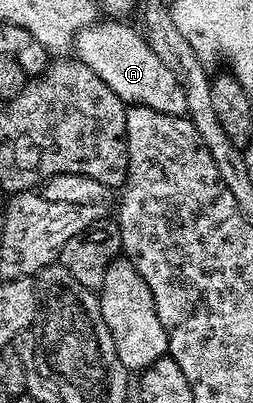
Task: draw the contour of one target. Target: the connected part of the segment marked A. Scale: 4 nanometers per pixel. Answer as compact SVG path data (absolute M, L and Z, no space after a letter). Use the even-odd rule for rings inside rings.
M108 18L105 24L97 22L89 28L83 28L74 41L75 51L80 51L77 52L79 60L90 66L90 70L94 70L94 74L98 74L98 78L102 78L102 82L106 82L106 86L110 86L110 90L114 90L114 94L118 94L125 105L140 104L161 111L164 116L187 117L186 94L174 70L170 70L154 54L137 29L136 33L134 29L120 23L124 22Z

